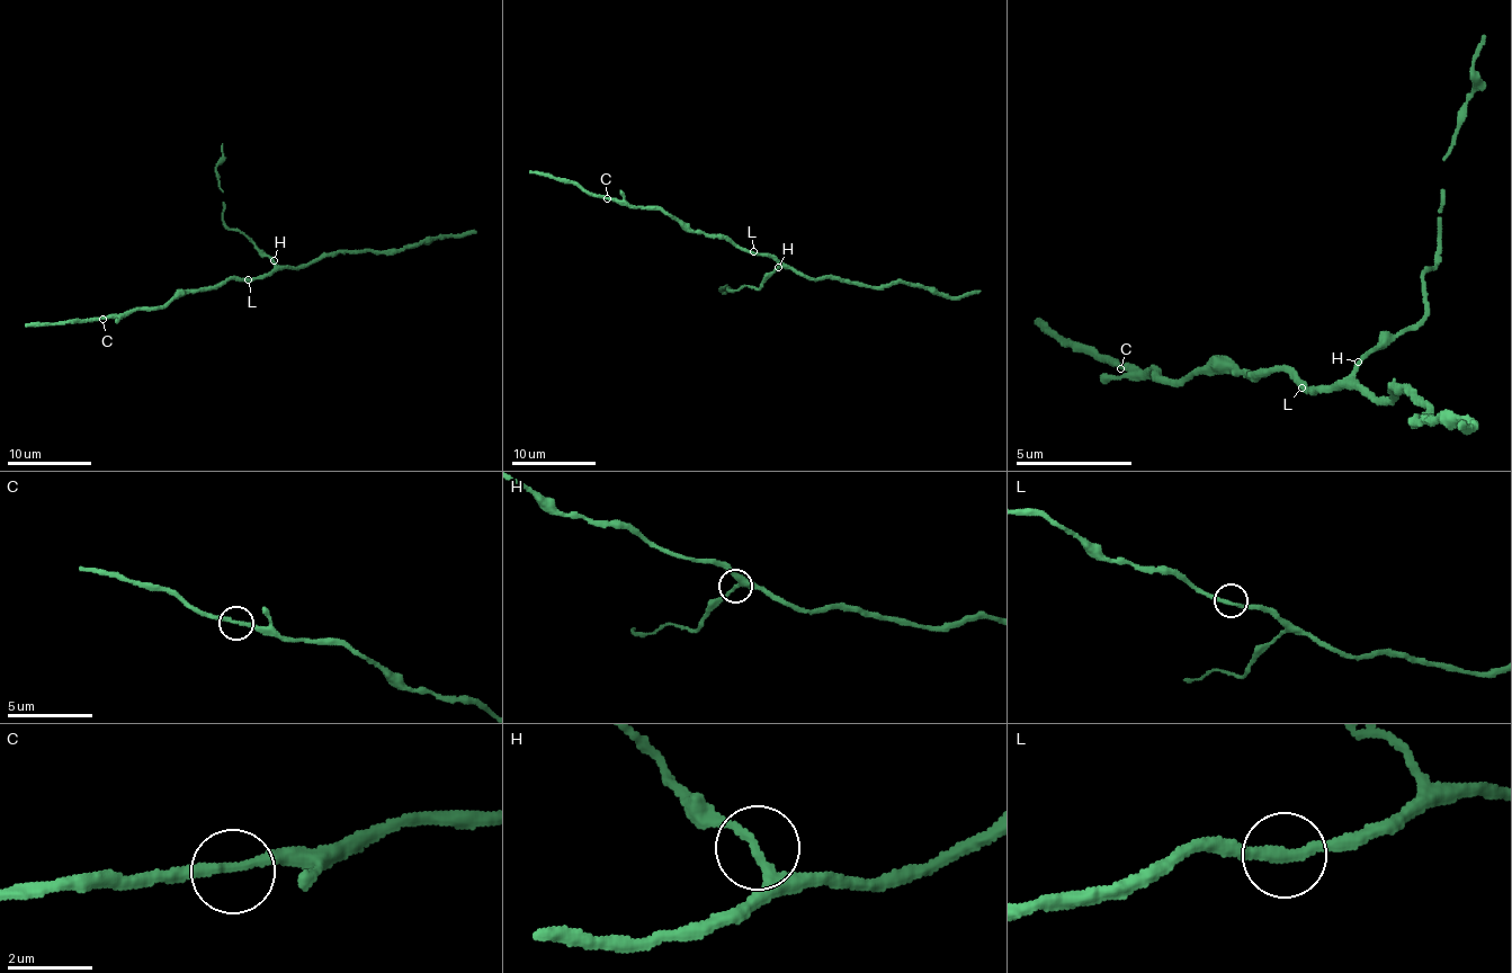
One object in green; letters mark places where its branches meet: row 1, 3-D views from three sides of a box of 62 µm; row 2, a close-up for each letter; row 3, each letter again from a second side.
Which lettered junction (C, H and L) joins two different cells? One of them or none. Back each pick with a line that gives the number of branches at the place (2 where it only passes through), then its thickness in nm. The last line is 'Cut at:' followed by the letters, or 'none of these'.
Cut at: none of these

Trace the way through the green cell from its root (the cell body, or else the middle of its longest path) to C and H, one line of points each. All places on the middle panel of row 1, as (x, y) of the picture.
C: (751, 253), (724, 238), (688, 230), (659, 208), (632, 207), (607, 198)
H: (751, 253), (768, 253), (780, 264), (778, 266)

